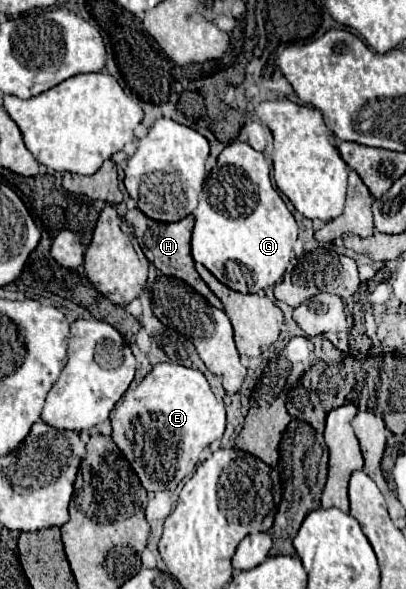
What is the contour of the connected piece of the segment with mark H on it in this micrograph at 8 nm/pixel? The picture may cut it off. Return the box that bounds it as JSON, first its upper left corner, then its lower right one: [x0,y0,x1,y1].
[125,209,221,309]

